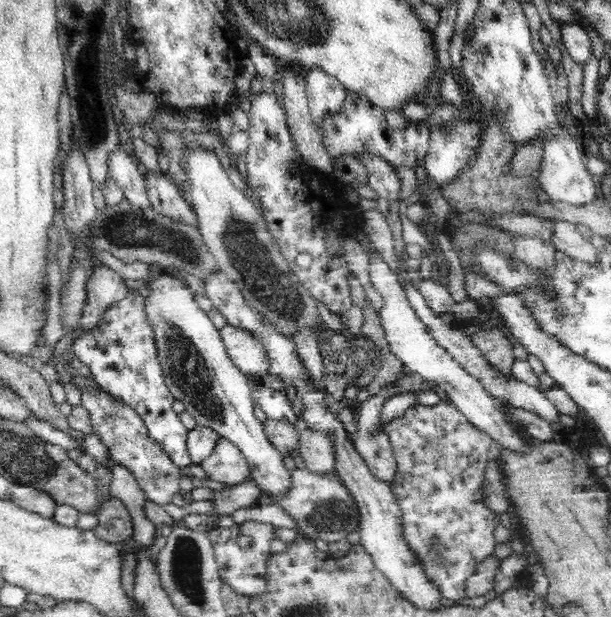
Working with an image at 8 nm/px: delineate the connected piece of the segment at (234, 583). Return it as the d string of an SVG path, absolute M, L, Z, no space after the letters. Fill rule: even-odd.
M255 521L236 523L228 528L216 527L206 532L213 544L213 552L223 584L230 586L242 597L258 596L266 592L266 566L274 555L270 549L270 542L276 538L274 532L276 532L276 526ZM240 536L252 538L252 544L249 547L240 547L238 545Z

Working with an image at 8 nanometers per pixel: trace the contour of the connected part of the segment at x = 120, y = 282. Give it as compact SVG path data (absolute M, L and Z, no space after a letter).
M96 265L86 282L86 304L82 308L80 320L83 332L98 328L98 320L102 320L104 312L128 294L128 286L120 274L108 269L106 265Z

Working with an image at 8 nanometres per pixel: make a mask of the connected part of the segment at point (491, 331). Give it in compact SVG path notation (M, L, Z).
M491 327L486 331L479 330L471 340L492 367L504 375L511 373L512 365L517 359L509 336L501 333L498 328Z

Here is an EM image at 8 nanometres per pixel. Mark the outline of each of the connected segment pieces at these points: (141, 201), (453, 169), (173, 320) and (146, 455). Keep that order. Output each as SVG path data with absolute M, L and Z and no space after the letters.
M114 149L106 159L109 176L112 177L122 189L123 196L132 205L146 208L151 205L144 184L144 174L138 166L138 160L128 155L122 149Z
M466 120L454 122L450 128L452 134L444 134L436 130L436 126L431 131L425 169L439 185L451 183L469 164L476 162L485 128L480 126L480 120L474 124Z
M172 273L170 276L162 274L158 278L155 276L152 281L148 282L148 288L150 288L150 284L152 284L152 294L145 298L147 320L154 328L159 363L164 371L170 392L174 395L175 400L184 402L186 417L192 414L191 420L196 420L199 426L210 428L220 437L227 438L237 446L245 456L251 476L262 490L266 490L274 498L282 498L292 486L292 473L284 465L283 458L285 456L282 456L280 451L276 450L276 447L268 440L263 431L263 423L254 415L255 403L250 394L253 390L251 381L234 365L235 363L227 354L219 330L214 327L208 314L199 308L194 300L195 294L188 287L184 288L184 282L180 282L178 274Z
M79 388L81 391L82 407L90 413L90 421L94 427L93 433L100 437L107 448L112 464L126 466L134 475L140 488L146 493L147 500L164 507L172 502L172 497L182 492L178 486L181 474L178 466L168 458L166 451L150 435L146 434L147 427L143 419L122 400L110 395L108 391L96 388Z

